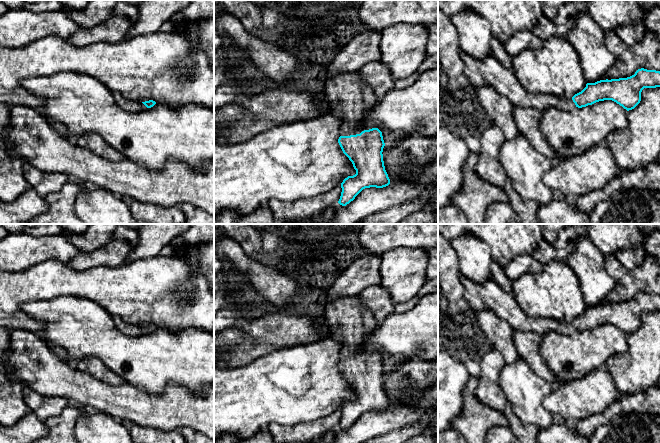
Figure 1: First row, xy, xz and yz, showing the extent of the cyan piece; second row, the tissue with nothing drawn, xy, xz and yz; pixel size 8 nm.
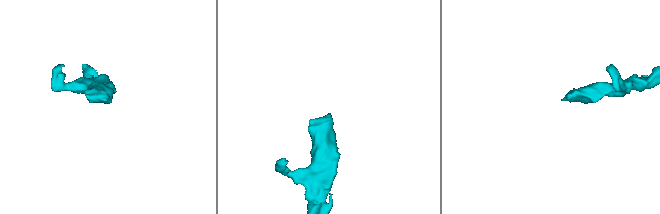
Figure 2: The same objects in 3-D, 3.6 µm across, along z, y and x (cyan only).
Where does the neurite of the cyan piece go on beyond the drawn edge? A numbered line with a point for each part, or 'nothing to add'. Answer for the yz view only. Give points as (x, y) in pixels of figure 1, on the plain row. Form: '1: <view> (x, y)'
1: yz (489, 295)

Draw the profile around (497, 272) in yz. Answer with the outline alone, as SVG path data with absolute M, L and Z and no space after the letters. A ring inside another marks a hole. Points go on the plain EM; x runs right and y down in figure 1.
M497 262L490 265L491 279L501 286L507 293L513 293L513 281L506 276L505 269Z

